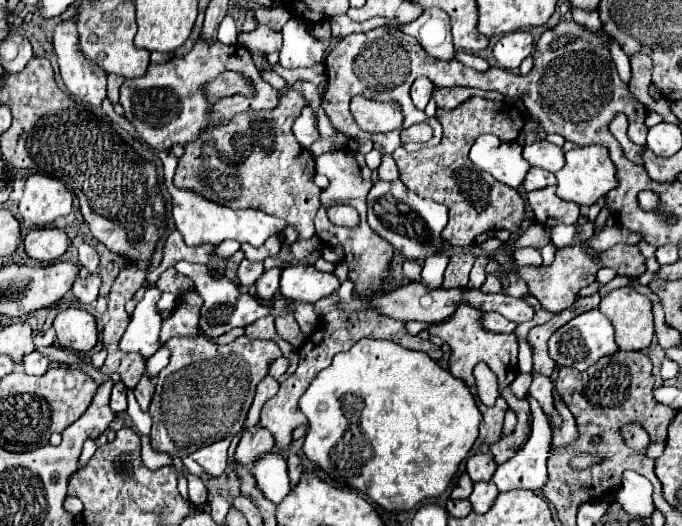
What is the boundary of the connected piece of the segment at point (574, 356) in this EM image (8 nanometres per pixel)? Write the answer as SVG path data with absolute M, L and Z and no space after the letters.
M597 308L575 316L567 324L563 324L559 330L555 330L553 336L549 338L549 356L559 366L571 366L581 372L587 370L589 366L593 366L599 358L615 354L617 350L619 350L619 346L615 342L615 328Z

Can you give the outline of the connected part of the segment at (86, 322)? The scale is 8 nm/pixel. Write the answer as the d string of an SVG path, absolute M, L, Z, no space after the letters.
M79 308L61 310L53 320L53 328L59 344L75 352L87 352L97 342L95 318Z

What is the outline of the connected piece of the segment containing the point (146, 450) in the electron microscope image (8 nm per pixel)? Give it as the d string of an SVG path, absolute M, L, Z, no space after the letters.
M146 435L141 436L141 458L143 464L145 464L147 468L151 468L151 470L159 470L161 466L169 464L167 454L155 452L155 450L151 448L150 438Z

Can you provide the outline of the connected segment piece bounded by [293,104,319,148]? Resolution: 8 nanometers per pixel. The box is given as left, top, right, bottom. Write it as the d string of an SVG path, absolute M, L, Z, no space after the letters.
M309 104L303 108L301 116L295 120L293 130L295 130L297 142L299 142L303 148L309 148L313 142L319 140L319 132L317 132L315 126L313 126L313 112L311 112Z

